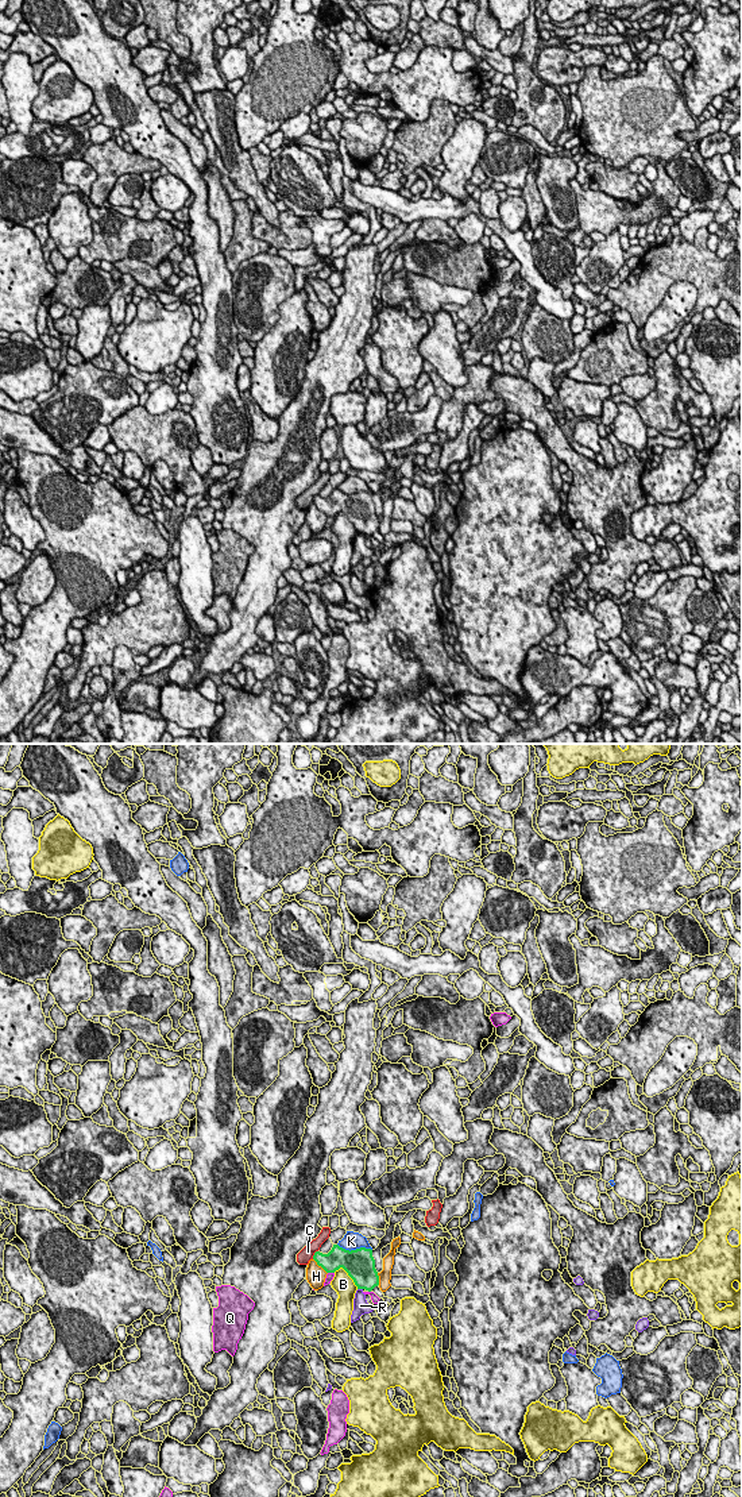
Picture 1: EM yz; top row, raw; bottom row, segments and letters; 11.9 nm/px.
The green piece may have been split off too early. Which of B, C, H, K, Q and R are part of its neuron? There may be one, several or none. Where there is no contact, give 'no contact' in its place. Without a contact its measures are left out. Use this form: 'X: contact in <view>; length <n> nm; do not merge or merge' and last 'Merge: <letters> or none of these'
B: contact in yz; length 360 nm; do not merge
C: contact in yz; length 130 nm; do not merge
H: contact in yz; length 260 nm; do not merge
K: contact in yz; length 420 nm; do not merge
Q: contact in yz; length 80 nm; do not merge
R: contact in yz; length 70 nm; do not merge
Merge: none of these

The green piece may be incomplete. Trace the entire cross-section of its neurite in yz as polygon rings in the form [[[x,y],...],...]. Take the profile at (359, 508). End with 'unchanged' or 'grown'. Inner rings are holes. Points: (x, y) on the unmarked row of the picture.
[[[333,489],[328,498],[316,495],[313,503],[326,517],[335,517],[343,512],[353,524],[358,533],[371,536],[379,529],[379,520],[375,513],[375,503],[371,493],[360,491],[349,495],[339,489]]]; unchanged

